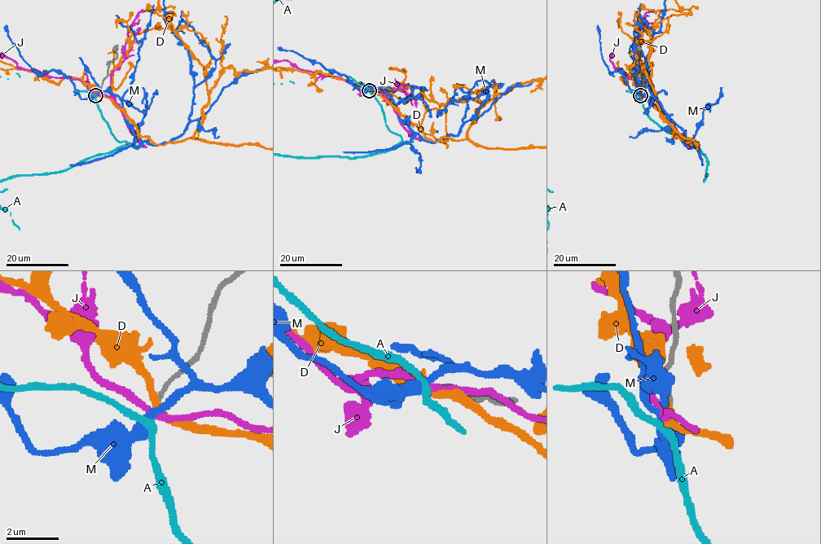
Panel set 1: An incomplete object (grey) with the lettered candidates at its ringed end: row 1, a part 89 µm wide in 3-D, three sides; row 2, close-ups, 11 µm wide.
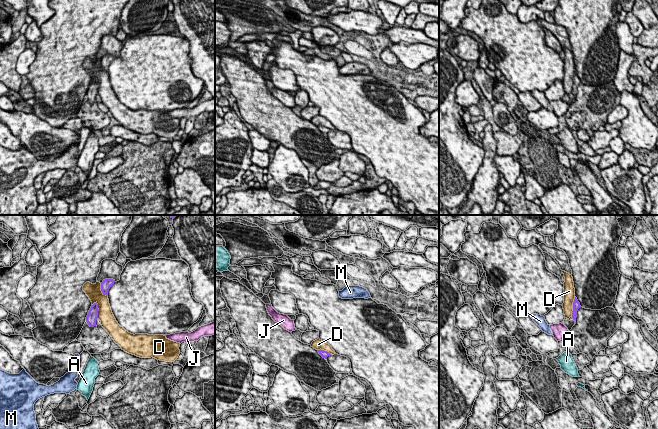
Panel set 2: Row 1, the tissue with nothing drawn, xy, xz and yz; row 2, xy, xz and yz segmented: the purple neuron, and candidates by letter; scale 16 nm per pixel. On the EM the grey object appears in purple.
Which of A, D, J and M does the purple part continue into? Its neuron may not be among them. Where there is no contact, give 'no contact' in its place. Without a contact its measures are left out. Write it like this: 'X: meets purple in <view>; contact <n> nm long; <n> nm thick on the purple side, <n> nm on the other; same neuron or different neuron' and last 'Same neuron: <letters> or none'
A: no contact; same neuron
D: meets purple in xy; contact 280 nm long; 170 nm thick on the purple side, 240 nm on the other; different neuron
J: no contact; different neuron
M: no contact; different neuron
Same neuron: A

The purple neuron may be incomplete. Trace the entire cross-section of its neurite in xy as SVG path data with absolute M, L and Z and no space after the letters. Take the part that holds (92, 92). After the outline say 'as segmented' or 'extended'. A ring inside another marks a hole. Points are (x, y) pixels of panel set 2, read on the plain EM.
M96 78L96 79L94 79L94 80L91 82L91 84L90 84L90 86L89 86L89 88L88 88L88 91L87 91L87 93L86 93L86 98L88 99L88 101L89 101L90 103L96 102L96 96L97 96L97 94L98 94L98 87L99 87L99 85L98 85L98 80L97 80L97 78Z | as segmented

